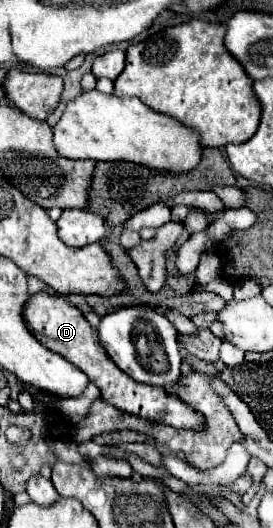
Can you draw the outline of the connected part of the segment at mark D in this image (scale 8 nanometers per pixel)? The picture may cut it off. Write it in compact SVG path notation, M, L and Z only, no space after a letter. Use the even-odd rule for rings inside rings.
M55 293L33 295L27 301L27 325L47 349L53 349L77 369L81 369L89 377L89 381L99 387L101 399L105 399L109 405L119 407L125 413L135 413L135 417L143 417L145 421L163 421L165 425L175 425L175 429L199 429L199 425L203 425L203 419L199 417L199 413L195 413L195 409L183 405L177 397L171 397L171 393L163 393L163 387L137 383L135 379L119 371L111 357L103 353L103 345L99 345L95 327L91 327L83 313L77 307L69 305L65 297Z

